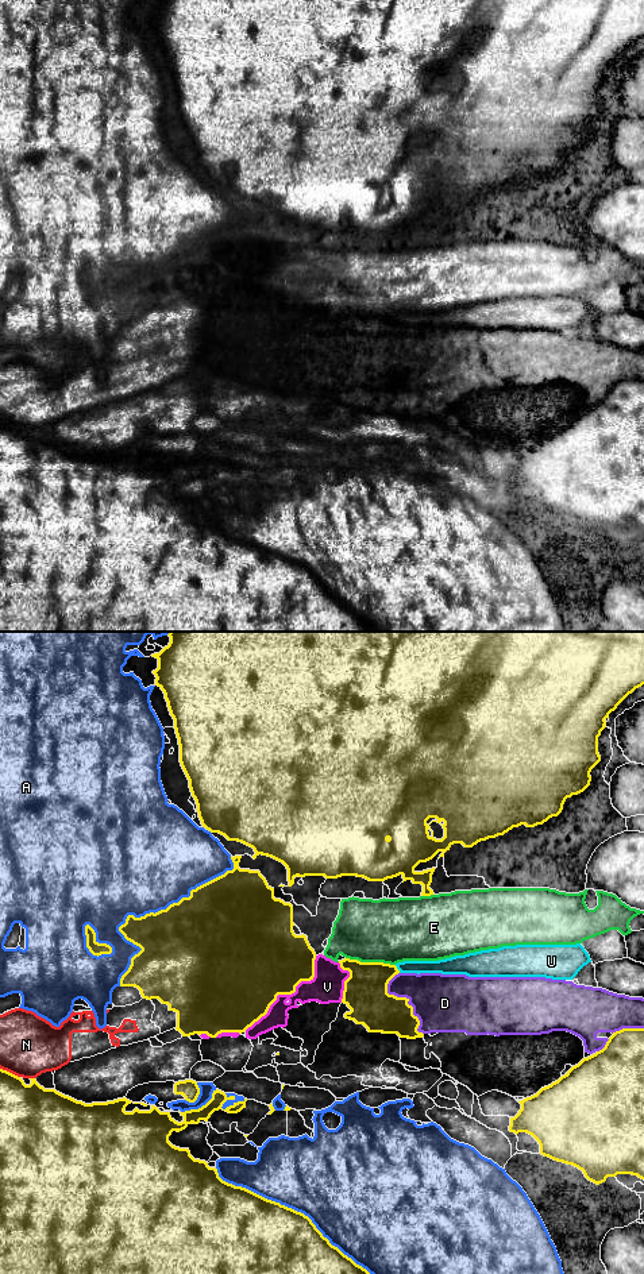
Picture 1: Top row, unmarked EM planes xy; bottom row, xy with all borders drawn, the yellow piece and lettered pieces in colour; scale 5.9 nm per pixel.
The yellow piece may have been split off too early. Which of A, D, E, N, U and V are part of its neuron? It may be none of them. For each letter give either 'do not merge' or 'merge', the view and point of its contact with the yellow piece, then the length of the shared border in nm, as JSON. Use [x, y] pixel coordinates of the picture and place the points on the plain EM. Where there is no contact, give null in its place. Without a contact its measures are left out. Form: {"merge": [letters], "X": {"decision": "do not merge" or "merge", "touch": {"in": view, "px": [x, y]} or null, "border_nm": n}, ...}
{"merge": [], "A": {"decision": "do not merge", "touch": {"in": "xy", "px": [150, 265]}, "border_nm": 1000}, "D": {"decision": "do not merge", "touch": {"in": "xy", "px": [405, 350]}, "border_nm": 400}, "E": {"decision": "do not merge", "touch": {"in": "xy", "px": [370, 315]}, "border_nm": 300}, "N": {"decision": "do not merge", "touch": {"in": "xy", "px": [33, 431]}, "border_nm": 30}, "U": {"decision": "do not merge", "touch": {"in": "xy", "px": [397, 321]}, "border_nm": 60}, "V": {"decision": "do not merge", "touch": {"in": "xy", "px": [288, 346]}, "border_nm": 600}}

